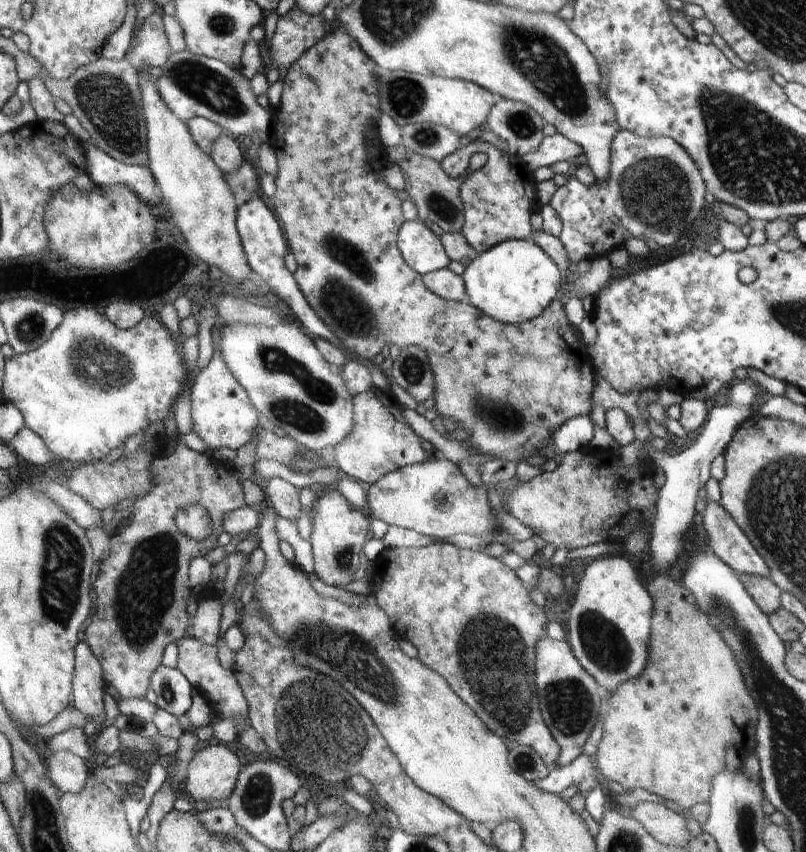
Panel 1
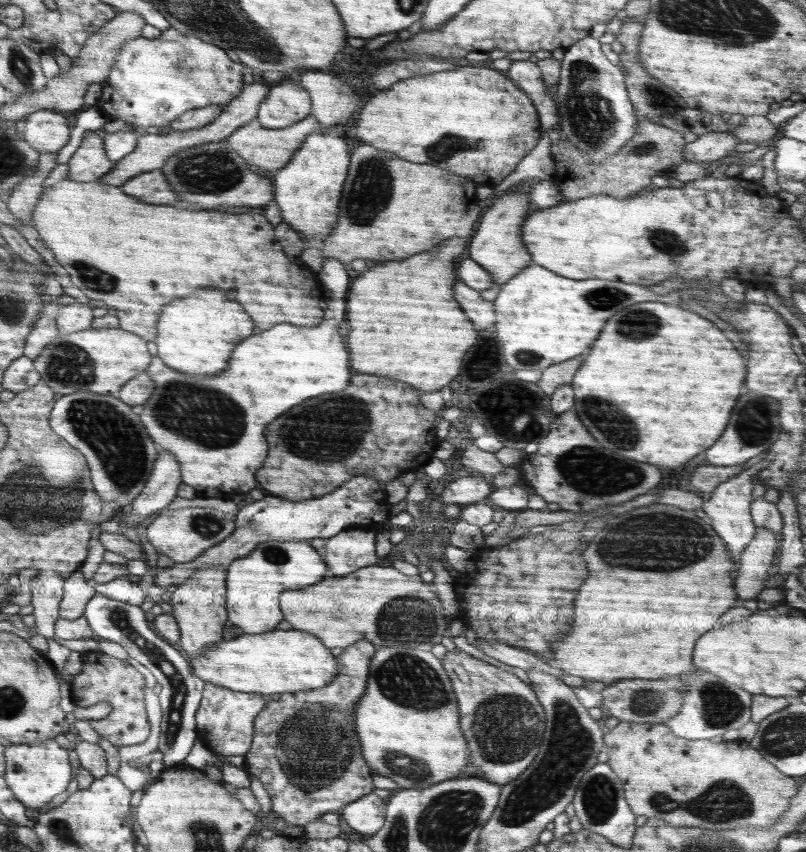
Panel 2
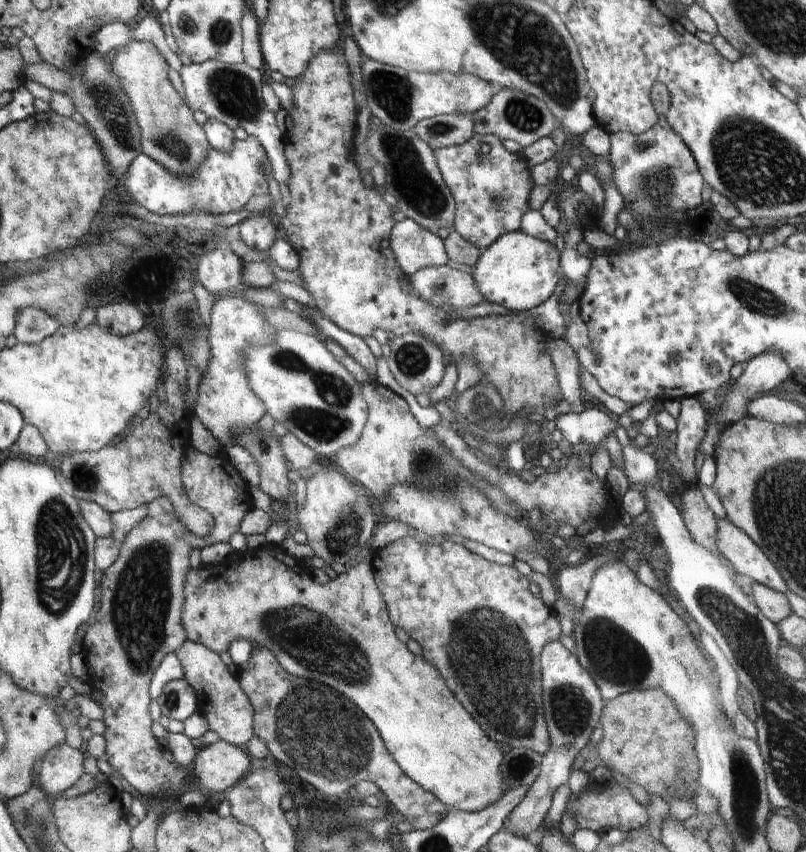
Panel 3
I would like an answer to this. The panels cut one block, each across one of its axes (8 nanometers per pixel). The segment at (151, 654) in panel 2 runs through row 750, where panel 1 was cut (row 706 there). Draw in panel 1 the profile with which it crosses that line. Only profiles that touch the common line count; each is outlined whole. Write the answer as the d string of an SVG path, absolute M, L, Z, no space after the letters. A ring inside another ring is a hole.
M159 666L153 674L151 686L157 697L155 704L162 710L176 718L188 714L194 688L177 667Z

